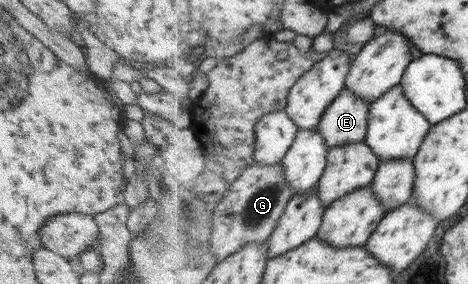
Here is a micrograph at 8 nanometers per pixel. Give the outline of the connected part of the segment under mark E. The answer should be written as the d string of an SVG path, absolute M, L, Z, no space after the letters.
M344 89L340 97L324 112L319 124L320 135L328 147L365 142L369 132L371 103Z

